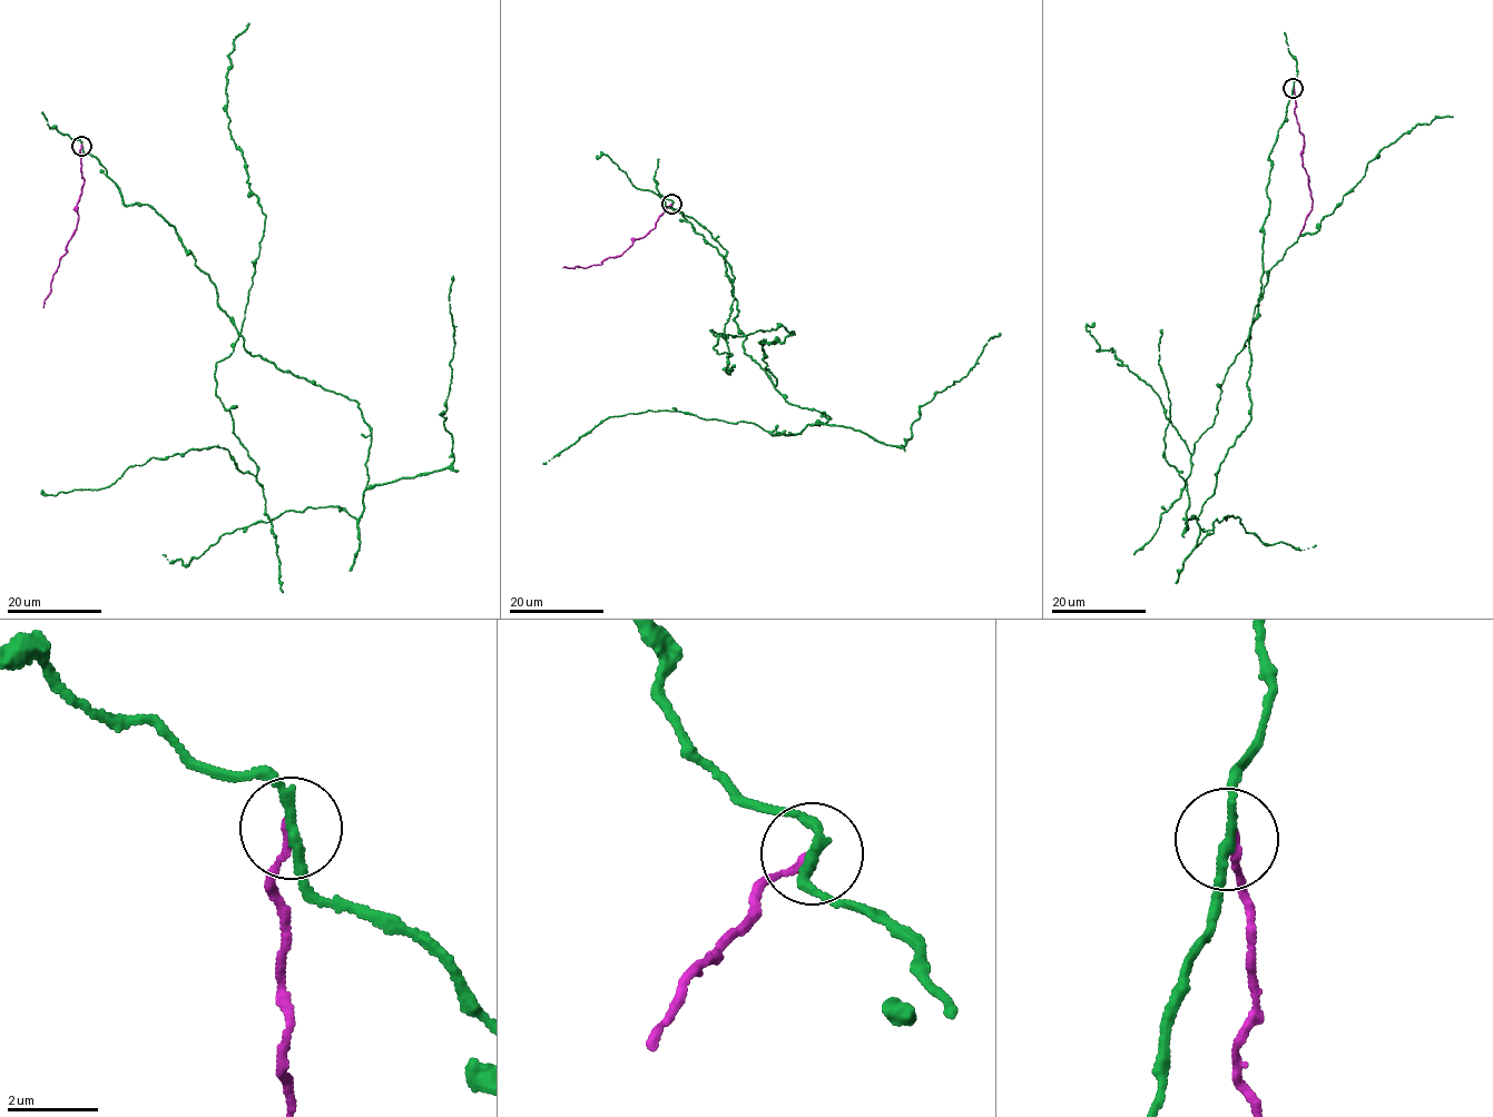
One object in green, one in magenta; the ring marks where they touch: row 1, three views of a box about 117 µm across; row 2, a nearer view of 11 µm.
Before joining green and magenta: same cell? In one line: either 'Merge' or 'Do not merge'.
Do not merge

